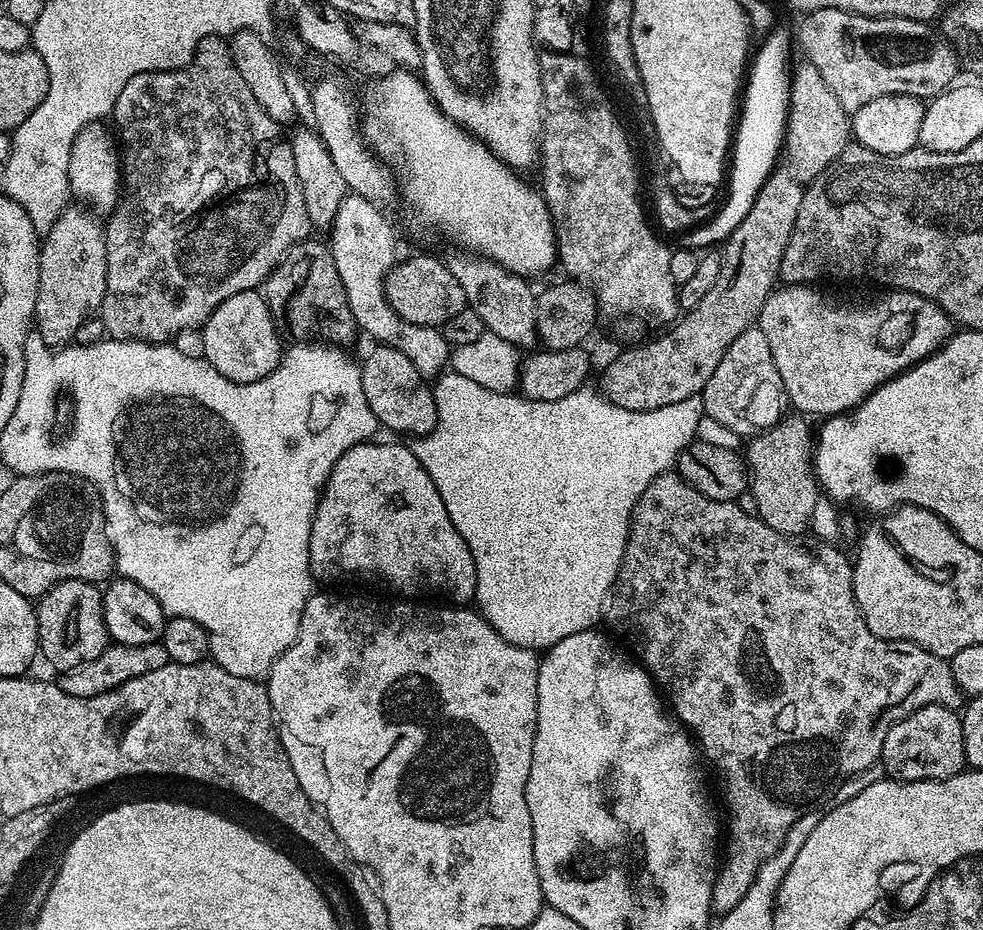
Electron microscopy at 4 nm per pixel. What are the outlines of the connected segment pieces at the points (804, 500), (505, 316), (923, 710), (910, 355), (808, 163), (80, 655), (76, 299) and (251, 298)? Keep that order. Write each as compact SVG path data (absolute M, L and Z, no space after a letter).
M800 414L785 415L772 428L747 441L746 463L750 473L750 498L756 504L755 515L770 530L800 538L812 526L814 506L822 495L814 467L814 432Z
M458 254L462 256L447 257L446 263L451 274L461 283L467 307L482 318L487 331L498 334L498 338L506 338L521 350L532 350L537 347L536 335L536 297L537 293L527 279L510 270L506 270L493 260L485 260L475 254Z
M927 704L902 718L886 734L879 763L893 780L945 780L965 771L962 716L941 704Z
M785 285L775 289L763 304L756 323L770 345L782 386L786 386L789 405L808 418L827 418L852 411L875 388L935 353L954 330L953 321L935 301L913 292L890 290L872 302L840 302L816 290L811 285Z
M801 62L791 73L787 128L784 131L783 151L787 154L787 167L802 182L816 179L838 154L850 143L850 114L834 98L834 90L826 86L826 78L818 74L818 66Z
M63 580L39 597L34 609L37 616L39 655L45 656L56 670L90 662L108 648L110 641L106 622L102 618L102 592L95 583Z
M65 208L58 222L42 236L34 328L49 346L73 343L75 331L99 313L106 294L104 228L84 208Z
M259 291L243 292L226 298L226 302L222 302L222 306L218 306L214 314L210 314L202 331L204 359L210 366L214 366L214 370L218 370L218 374L234 382L258 382L280 364L281 333Z

